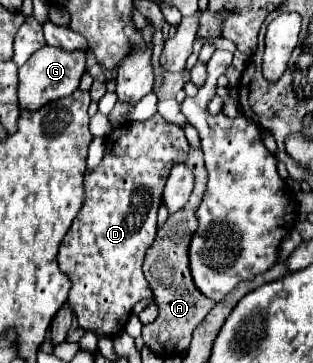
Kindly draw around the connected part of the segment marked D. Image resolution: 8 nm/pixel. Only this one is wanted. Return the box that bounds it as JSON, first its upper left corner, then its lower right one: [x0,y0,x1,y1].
[58,113,190,337]

